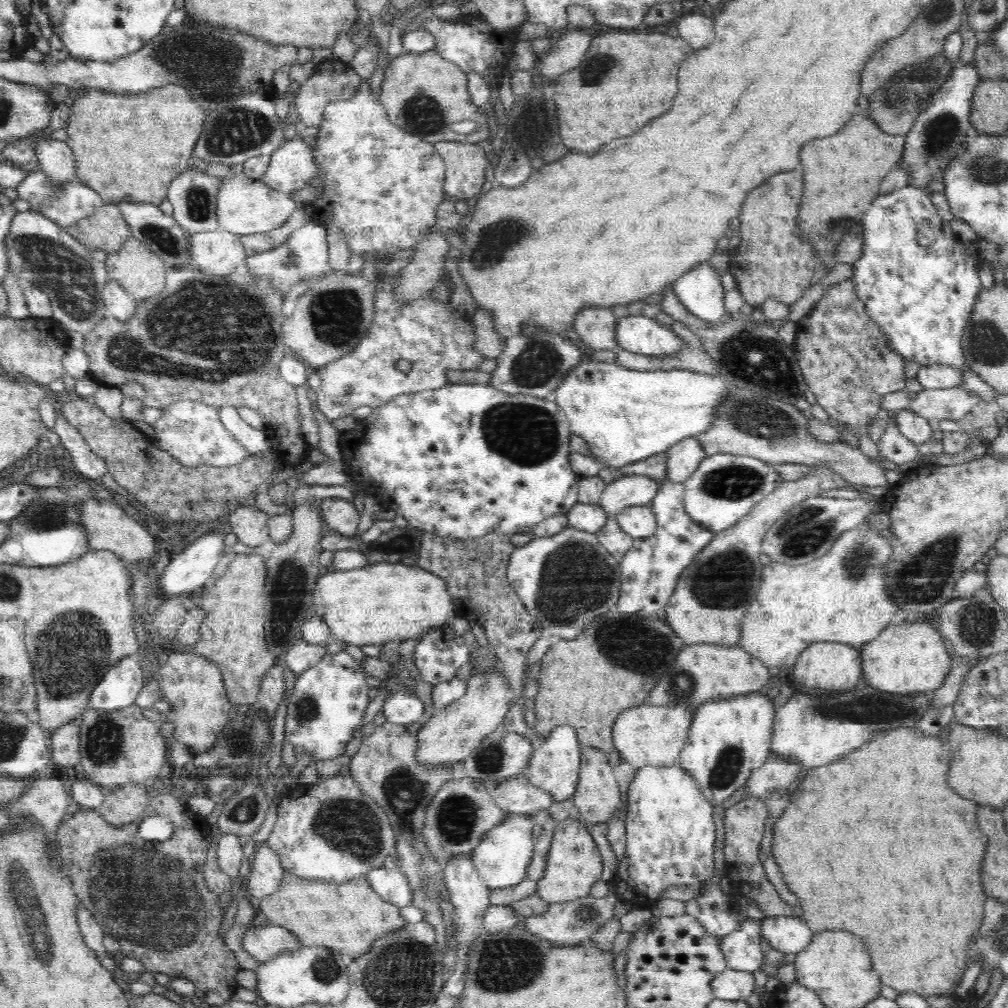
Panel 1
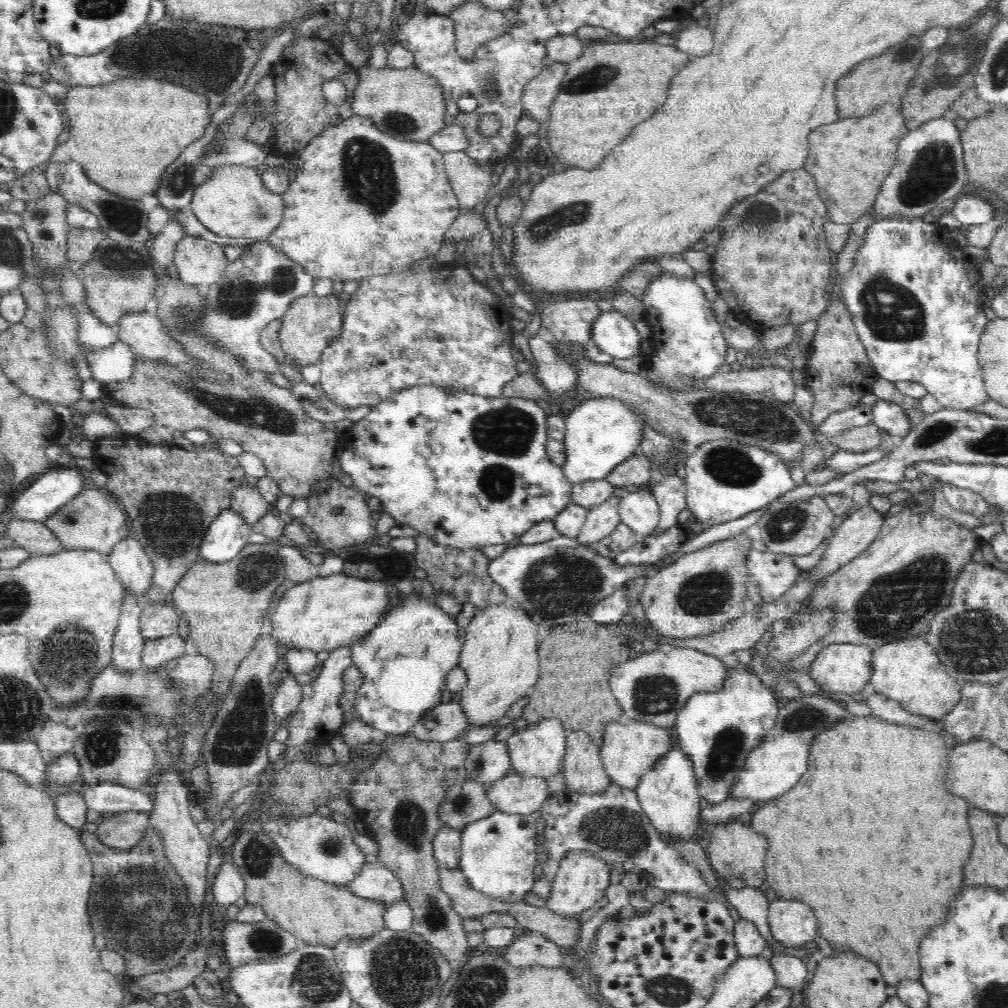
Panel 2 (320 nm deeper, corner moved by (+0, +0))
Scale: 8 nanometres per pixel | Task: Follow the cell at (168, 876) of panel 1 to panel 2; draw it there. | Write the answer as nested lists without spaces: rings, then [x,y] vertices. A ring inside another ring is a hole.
[[[149,824],[143,838],[130,850],[106,846],[99,841],[96,833],[90,833],[85,828],[78,829],[78,832],[93,864],[93,880],[88,896],[88,914],[93,933],[106,939],[106,948],[124,957],[127,975],[134,979],[180,966],[188,950],[196,947],[194,940],[200,934],[200,915],[193,914],[185,882],[166,858],[160,832]]]

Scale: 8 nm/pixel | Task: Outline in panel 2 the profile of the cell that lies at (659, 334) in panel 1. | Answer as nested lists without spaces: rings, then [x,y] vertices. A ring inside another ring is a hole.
[[[617,311],[601,312],[592,323],[592,342],[614,358],[632,358],[640,354],[642,339],[634,321]]]

